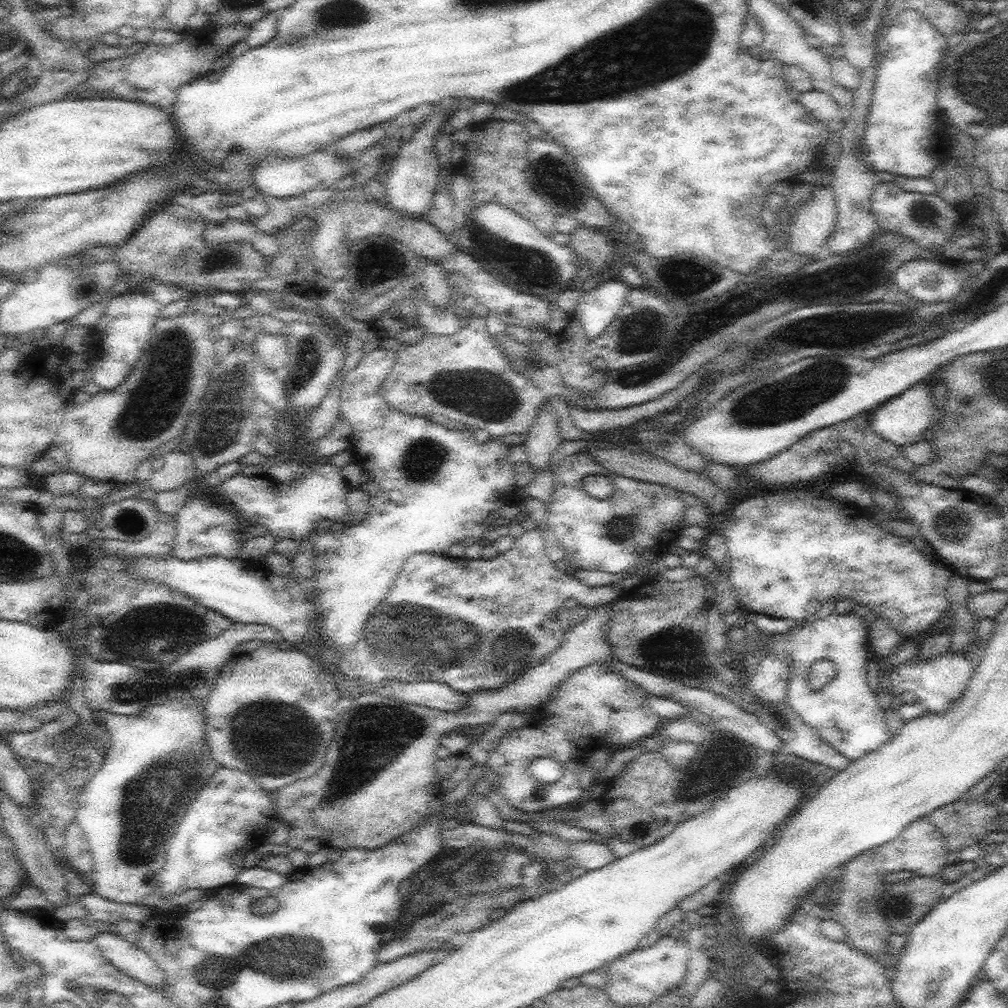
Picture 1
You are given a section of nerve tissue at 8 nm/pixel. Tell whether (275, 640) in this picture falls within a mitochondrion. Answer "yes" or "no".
no

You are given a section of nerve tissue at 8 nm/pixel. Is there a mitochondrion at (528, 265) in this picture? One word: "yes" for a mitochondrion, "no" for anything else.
yes

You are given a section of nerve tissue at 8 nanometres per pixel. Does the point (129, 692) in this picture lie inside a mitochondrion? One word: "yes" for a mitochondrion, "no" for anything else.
yes

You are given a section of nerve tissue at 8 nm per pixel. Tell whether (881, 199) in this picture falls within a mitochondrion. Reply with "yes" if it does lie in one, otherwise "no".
no

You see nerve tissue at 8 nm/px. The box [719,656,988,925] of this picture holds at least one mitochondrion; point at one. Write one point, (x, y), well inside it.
(896, 905)

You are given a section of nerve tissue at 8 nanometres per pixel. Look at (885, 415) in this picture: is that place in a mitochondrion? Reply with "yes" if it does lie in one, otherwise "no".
no

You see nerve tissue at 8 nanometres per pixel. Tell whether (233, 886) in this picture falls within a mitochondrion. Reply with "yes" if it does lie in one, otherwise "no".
no

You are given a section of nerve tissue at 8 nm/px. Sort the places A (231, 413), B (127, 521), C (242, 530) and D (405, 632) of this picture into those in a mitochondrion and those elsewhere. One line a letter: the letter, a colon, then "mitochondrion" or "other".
A: mitochondrion
B: mitochondrion
C: other
D: mitochondrion

